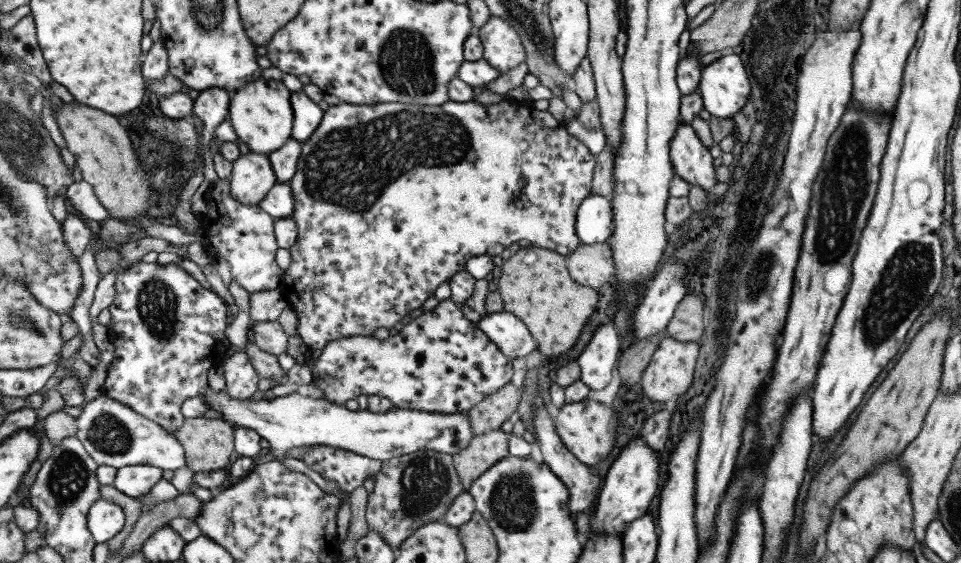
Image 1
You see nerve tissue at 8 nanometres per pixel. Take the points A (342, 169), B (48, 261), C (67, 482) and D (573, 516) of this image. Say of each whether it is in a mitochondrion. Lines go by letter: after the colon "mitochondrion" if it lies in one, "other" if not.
A: mitochondrion
B: mitochondrion
C: mitochondrion
D: other

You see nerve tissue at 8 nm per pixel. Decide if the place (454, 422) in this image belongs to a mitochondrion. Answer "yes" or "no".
no

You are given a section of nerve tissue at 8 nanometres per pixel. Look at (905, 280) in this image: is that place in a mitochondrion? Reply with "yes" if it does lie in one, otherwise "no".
yes

